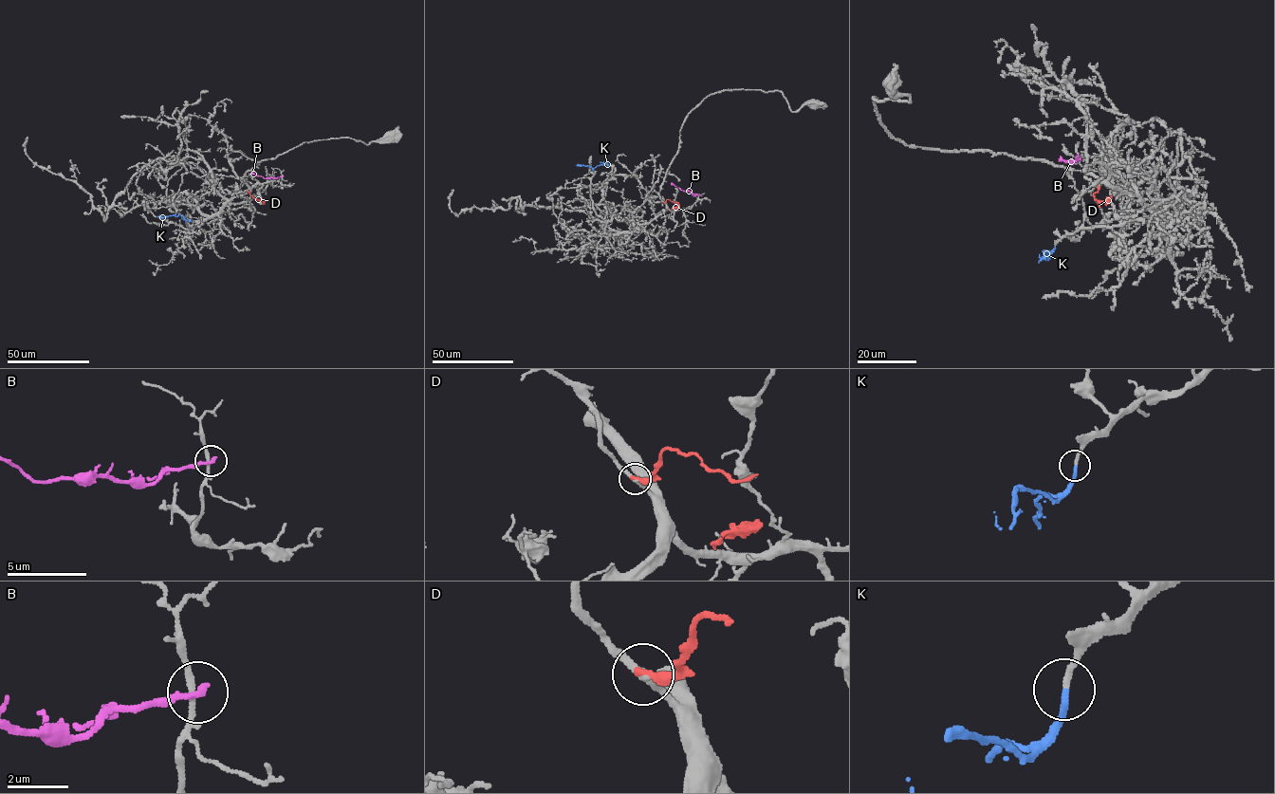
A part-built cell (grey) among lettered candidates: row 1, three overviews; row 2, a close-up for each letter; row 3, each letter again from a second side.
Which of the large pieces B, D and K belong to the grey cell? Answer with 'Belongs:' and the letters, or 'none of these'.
Belongs: K

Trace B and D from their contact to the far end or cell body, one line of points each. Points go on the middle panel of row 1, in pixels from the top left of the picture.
B: (700, 195), (671, 184)
D: (663, 202), (669, 199), (678, 204), (672, 210)

